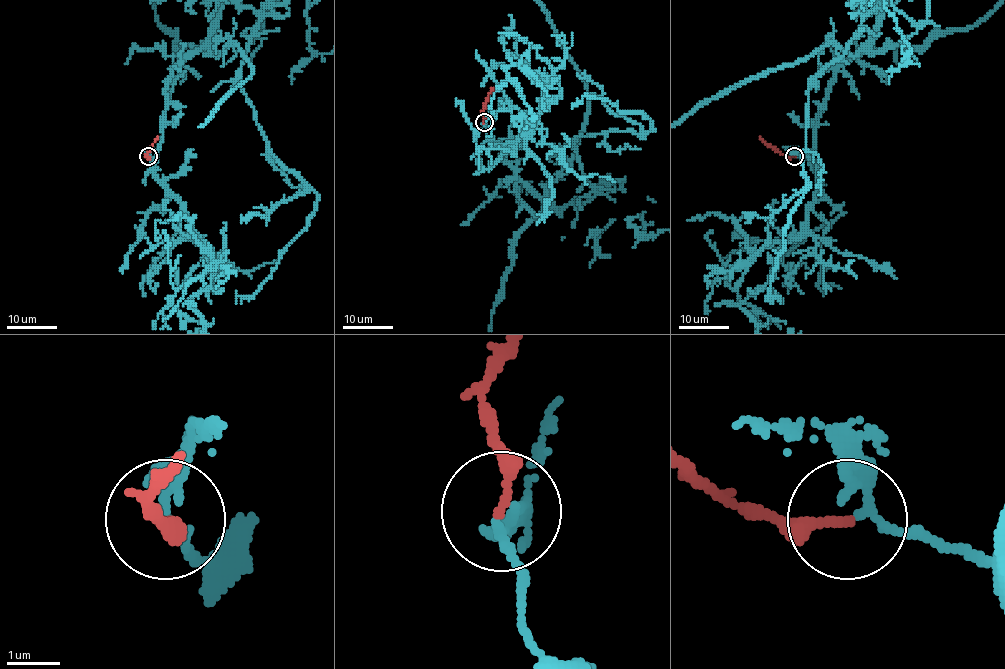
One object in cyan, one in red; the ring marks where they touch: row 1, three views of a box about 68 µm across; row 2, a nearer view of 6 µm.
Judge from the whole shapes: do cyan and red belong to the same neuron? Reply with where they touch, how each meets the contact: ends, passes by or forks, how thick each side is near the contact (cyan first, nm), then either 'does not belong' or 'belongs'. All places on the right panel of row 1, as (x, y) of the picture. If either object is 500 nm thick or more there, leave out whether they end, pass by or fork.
place (794, 156); cyan forks; red ends; calibres 150 and 200 nm; belongs

